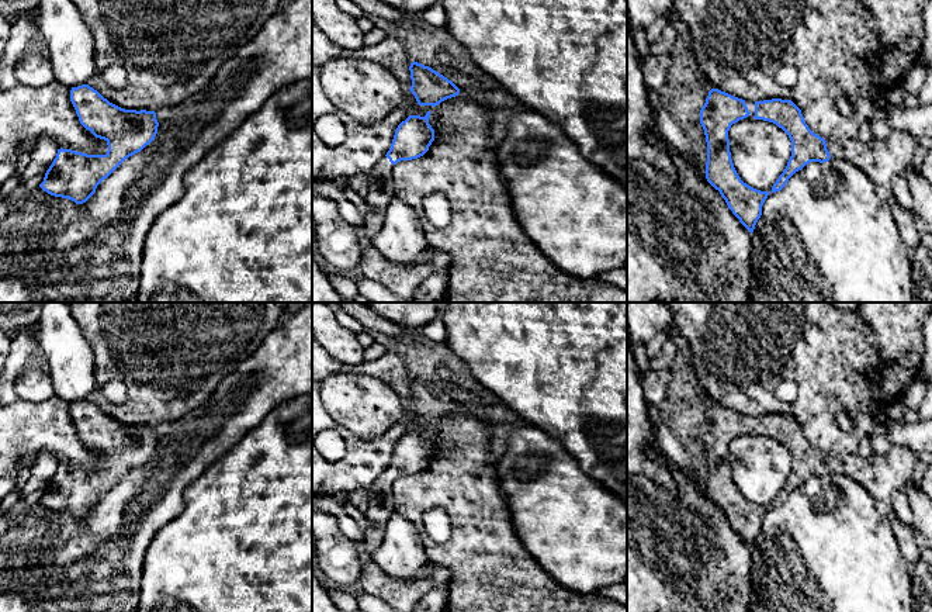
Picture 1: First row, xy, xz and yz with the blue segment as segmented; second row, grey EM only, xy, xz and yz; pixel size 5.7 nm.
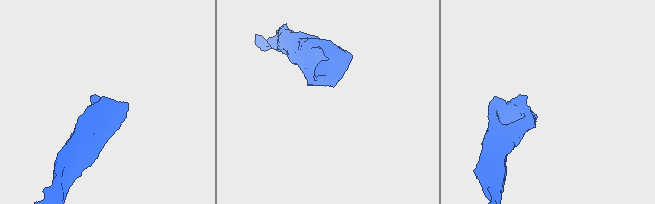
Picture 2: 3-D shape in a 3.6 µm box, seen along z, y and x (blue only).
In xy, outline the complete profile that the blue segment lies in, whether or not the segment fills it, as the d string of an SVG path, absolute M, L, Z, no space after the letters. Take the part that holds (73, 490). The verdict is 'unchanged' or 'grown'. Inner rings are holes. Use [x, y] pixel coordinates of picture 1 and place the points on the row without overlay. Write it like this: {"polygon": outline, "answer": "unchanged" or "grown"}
{"polygon": "M89 400L72 402L70 416L80 439L104 454L108 466L105 470L87 470L58 464L39 502L51 511L83 519L125 474L155 454L159 438L155 426L121 423Z", "answer": "unchanged"}

